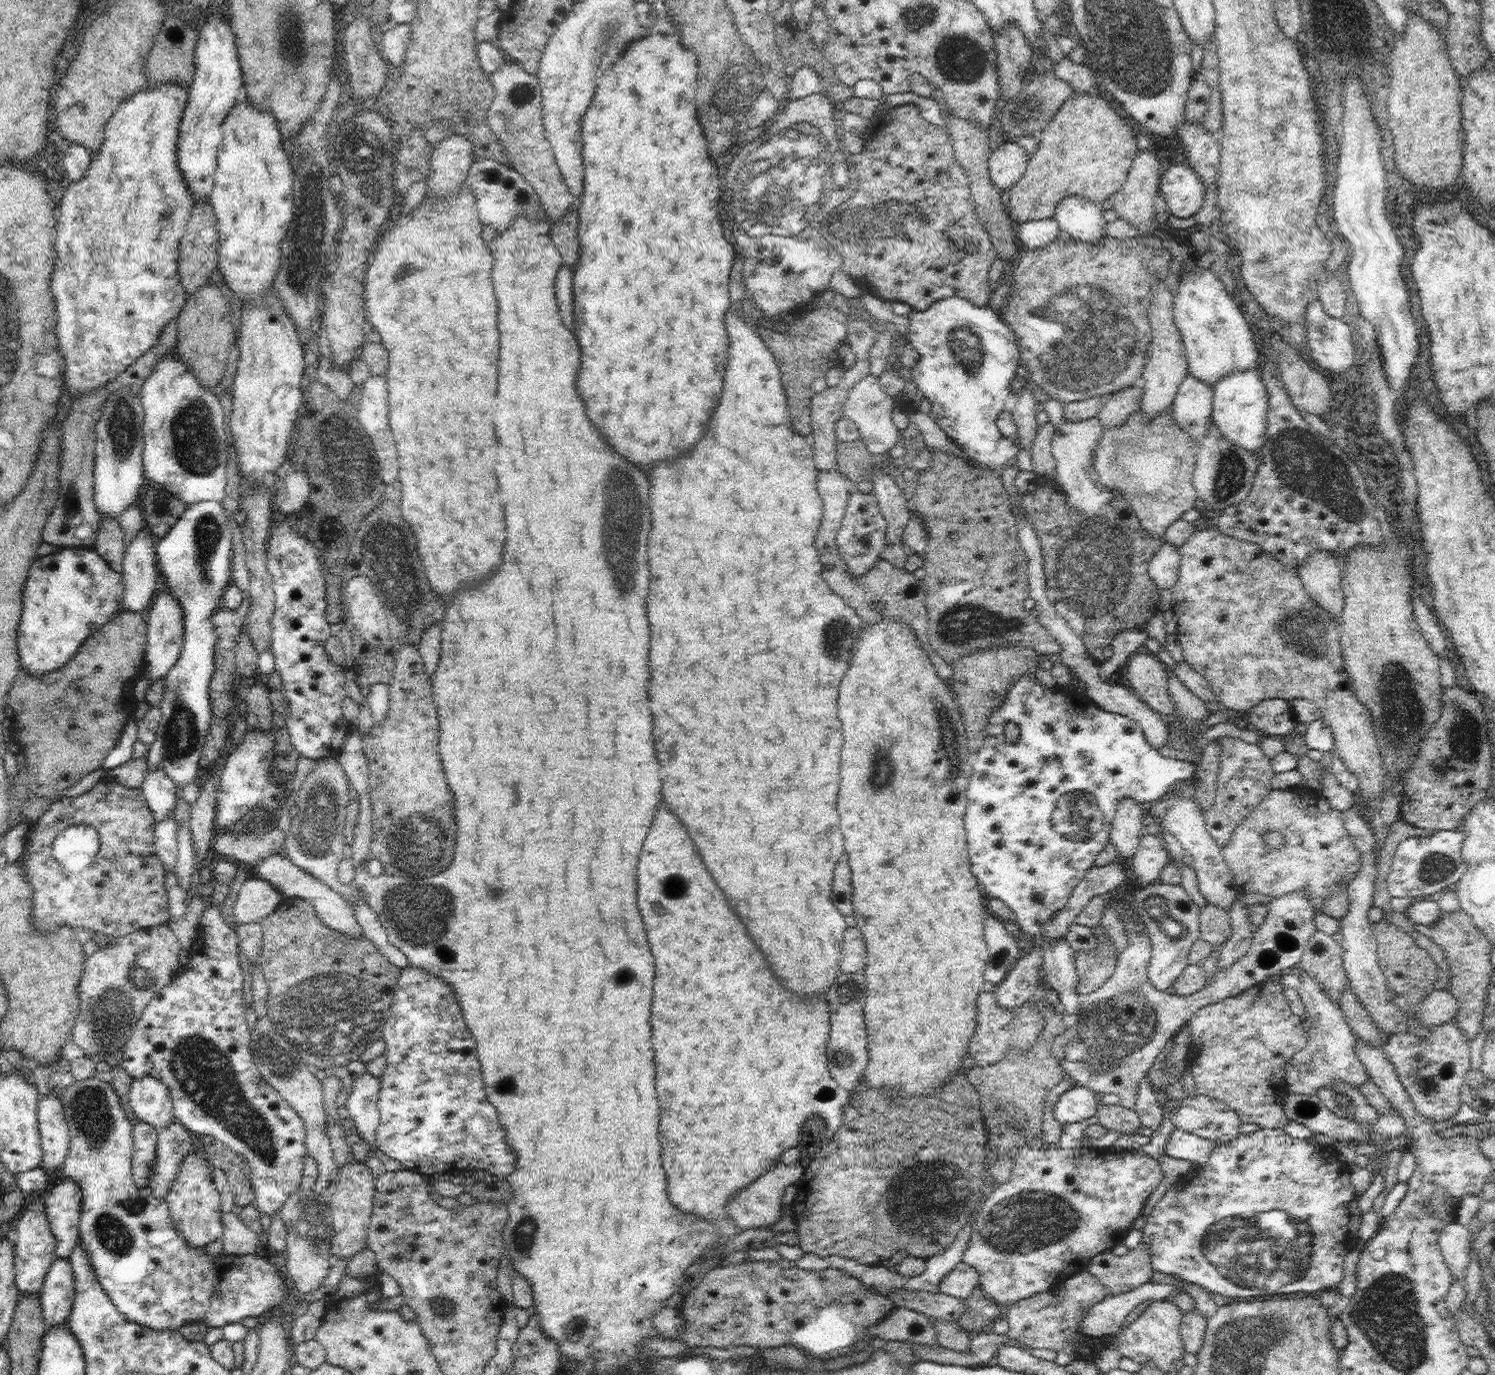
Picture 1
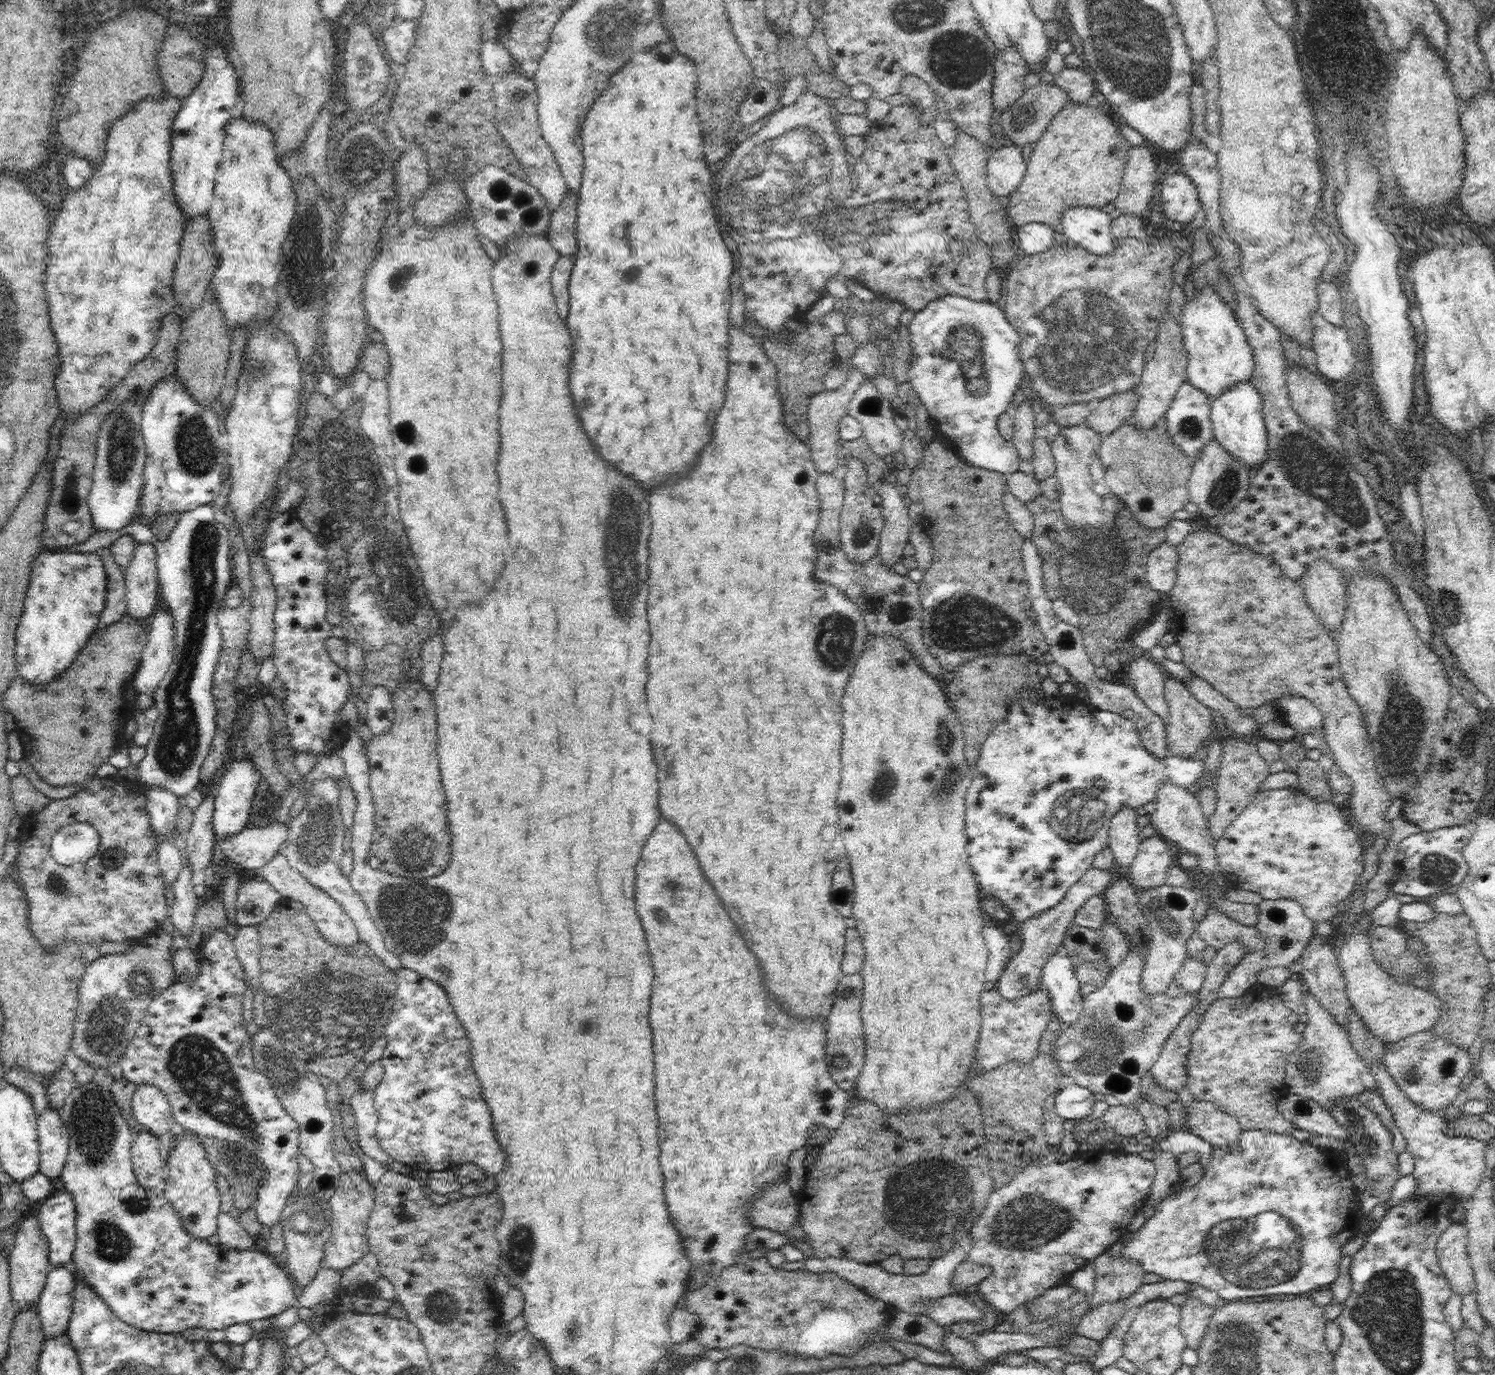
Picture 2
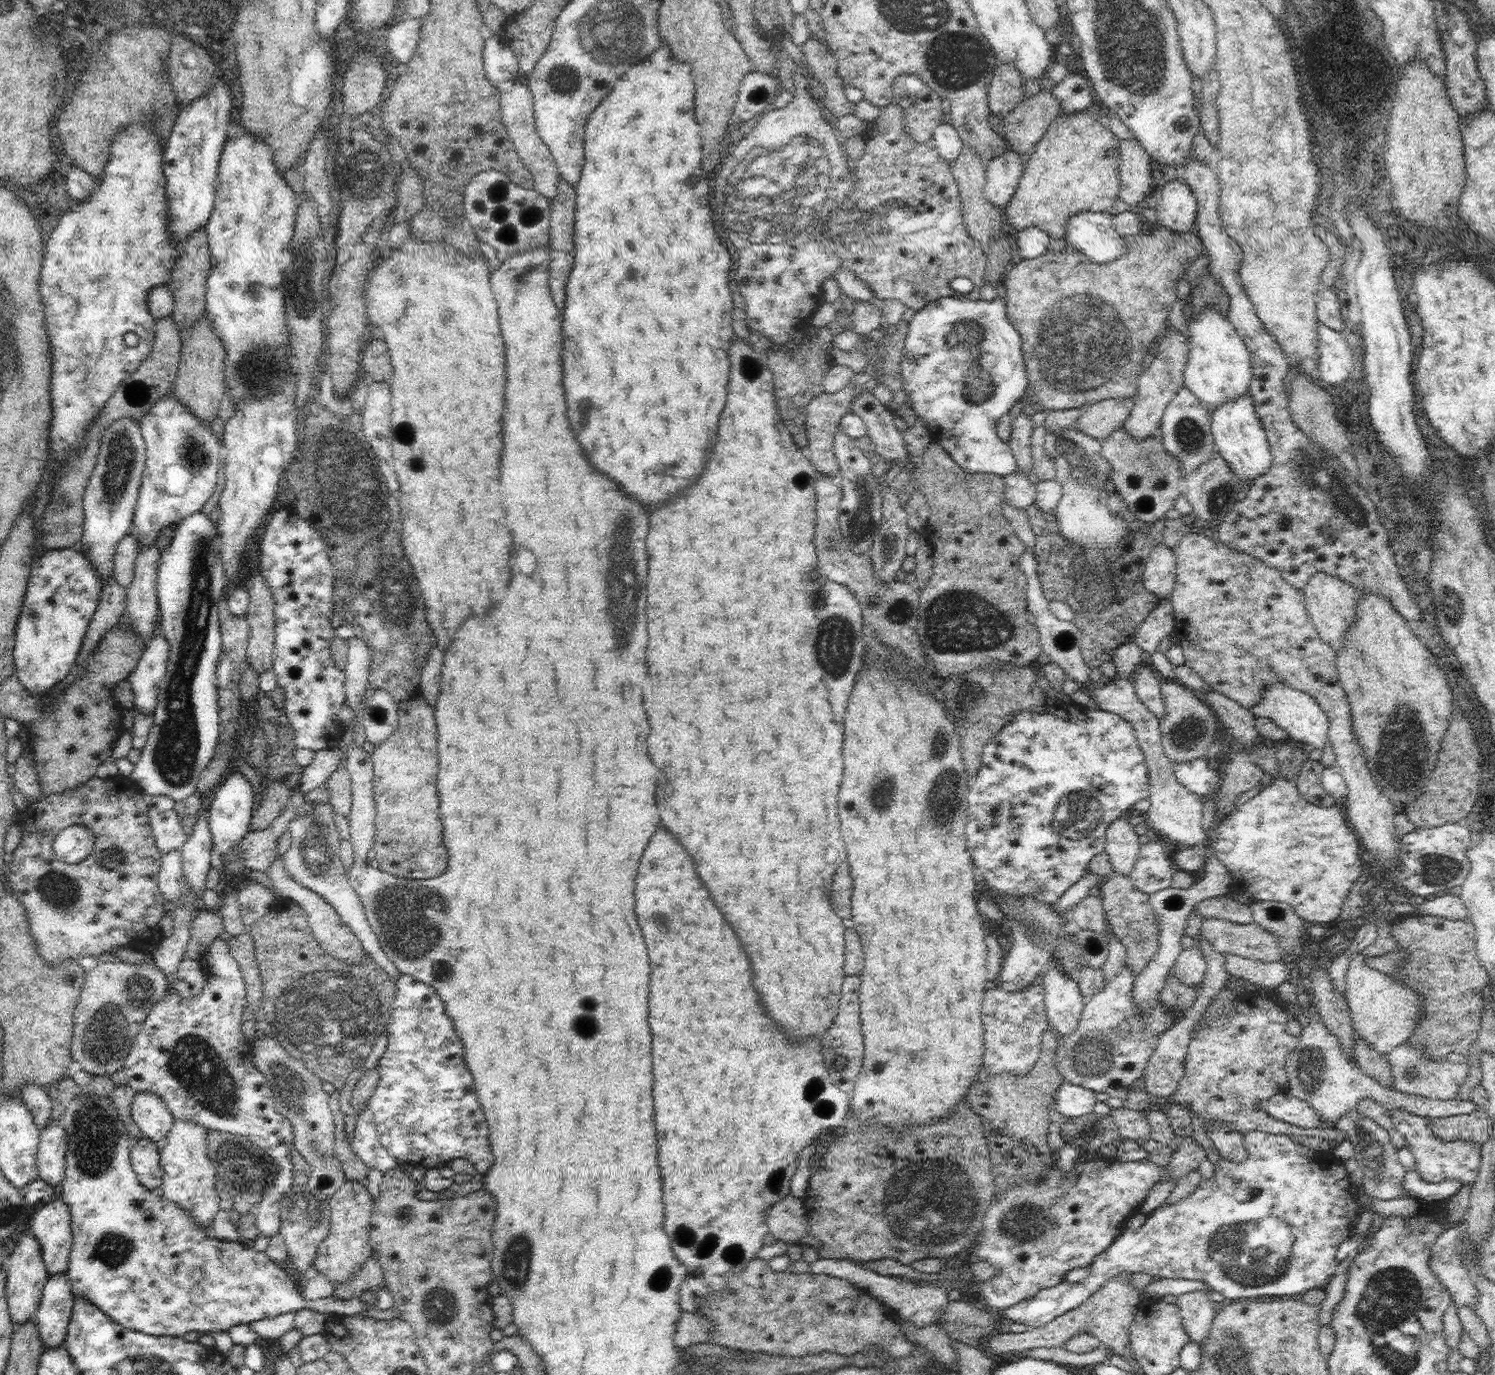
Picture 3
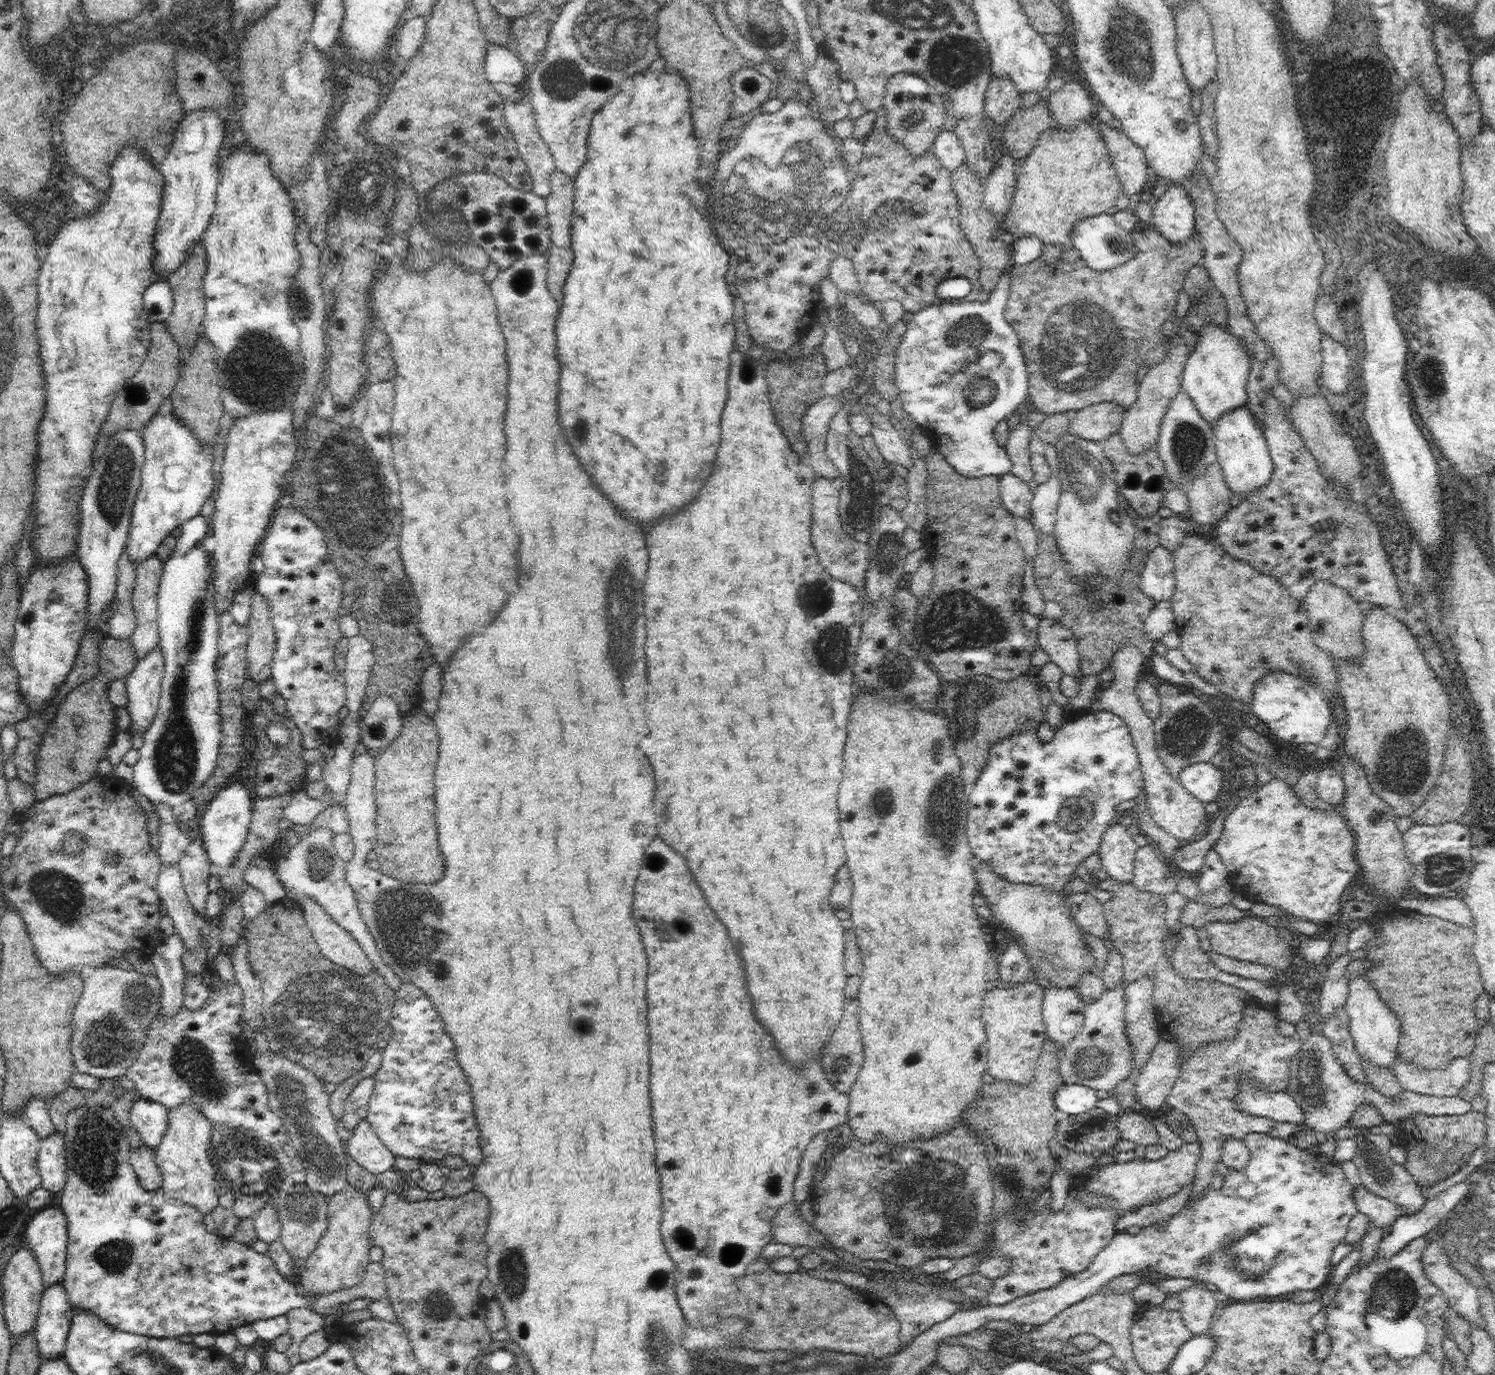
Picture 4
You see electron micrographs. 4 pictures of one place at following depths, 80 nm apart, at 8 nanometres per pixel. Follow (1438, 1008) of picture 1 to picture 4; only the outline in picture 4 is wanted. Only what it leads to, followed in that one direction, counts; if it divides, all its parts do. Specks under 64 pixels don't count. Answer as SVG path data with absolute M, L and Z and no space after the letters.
M1366 974L1348 981L1348 997L1344 1009L1350 1017L1350 1034L1361 1060L1365 1058L1376 1066L1383 1066L1385 1070L1392 1069L1400 1040L1400 1019L1385 1003Z

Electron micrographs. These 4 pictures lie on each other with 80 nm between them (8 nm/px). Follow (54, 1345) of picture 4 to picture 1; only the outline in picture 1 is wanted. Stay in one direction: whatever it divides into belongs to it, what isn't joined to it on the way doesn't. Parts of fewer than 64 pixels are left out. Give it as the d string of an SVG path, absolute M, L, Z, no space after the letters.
M54 1259L38 1295L48 1327L65 1324L69 1320L75 1299L75 1282L68 1259Z

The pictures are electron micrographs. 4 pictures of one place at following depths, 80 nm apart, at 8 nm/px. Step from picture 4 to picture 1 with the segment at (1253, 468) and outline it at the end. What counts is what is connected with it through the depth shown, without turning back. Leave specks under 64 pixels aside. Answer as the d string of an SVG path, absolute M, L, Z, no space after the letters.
M1259 367L1254 370L1235 372L1223 376L1213 387L1213 409L1211 420L1231 444L1255 451L1265 443L1269 394L1261 381Z

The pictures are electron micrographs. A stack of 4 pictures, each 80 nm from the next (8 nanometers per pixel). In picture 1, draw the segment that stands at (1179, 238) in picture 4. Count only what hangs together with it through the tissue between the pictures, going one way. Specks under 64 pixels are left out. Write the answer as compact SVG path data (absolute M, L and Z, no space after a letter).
M1187 161L1164 170L1159 188L1171 214L1180 218L1194 216L1204 202L1204 185Z

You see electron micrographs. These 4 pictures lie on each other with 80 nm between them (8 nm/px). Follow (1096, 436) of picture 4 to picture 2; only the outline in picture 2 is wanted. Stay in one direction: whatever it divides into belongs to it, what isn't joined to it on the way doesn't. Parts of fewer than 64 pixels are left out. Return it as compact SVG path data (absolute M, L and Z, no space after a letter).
M1136 390L1110 395L1093 403L1085 423L1101 436L1112 434L1135 416L1139 396Z

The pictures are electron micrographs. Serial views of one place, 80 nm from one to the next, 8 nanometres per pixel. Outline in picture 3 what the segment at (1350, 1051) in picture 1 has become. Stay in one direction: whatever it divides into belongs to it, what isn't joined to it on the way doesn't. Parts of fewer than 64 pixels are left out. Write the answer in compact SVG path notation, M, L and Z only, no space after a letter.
M1311 1010L1307 1015L1310 1018L1309 1026L1303 1028L1297 1048L1287 1056L1285 1069L1288 1075L1288 1090L1294 1097L1308 1103L1318 1114L1325 1126L1333 1128L1337 1119L1349 1110L1355 1110L1362 1099L1374 1099L1392 1115L1395 1108L1403 1108L1418 1116L1429 1118L1446 1118L1465 1115L1476 1110L1474 1102L1462 1100L1428 1100L1422 1096L1404 1094L1399 1087L1390 1088L1376 1082L1369 1074L1357 1066L1356 1061L1341 1051L1337 1036L1330 1034L1324 1027L1322 1017L1318 1012Z

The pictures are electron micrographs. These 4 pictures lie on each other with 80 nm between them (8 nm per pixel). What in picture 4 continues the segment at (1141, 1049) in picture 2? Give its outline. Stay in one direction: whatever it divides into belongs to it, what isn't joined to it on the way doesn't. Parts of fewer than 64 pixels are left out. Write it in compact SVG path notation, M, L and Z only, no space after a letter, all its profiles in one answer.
M1126 981L1114 989L1106 989L1098 999L1085 1005L1085 1016L1081 1031L1067 1044L1066 1048L1060 1049L1059 1071L1063 1076L1063 1083L1088 1086L1094 1090L1105 1090L1110 1096L1114 1094L1114 1088L1121 1080L1131 1076L1133 1069L1132 1045L1126 1036Z

